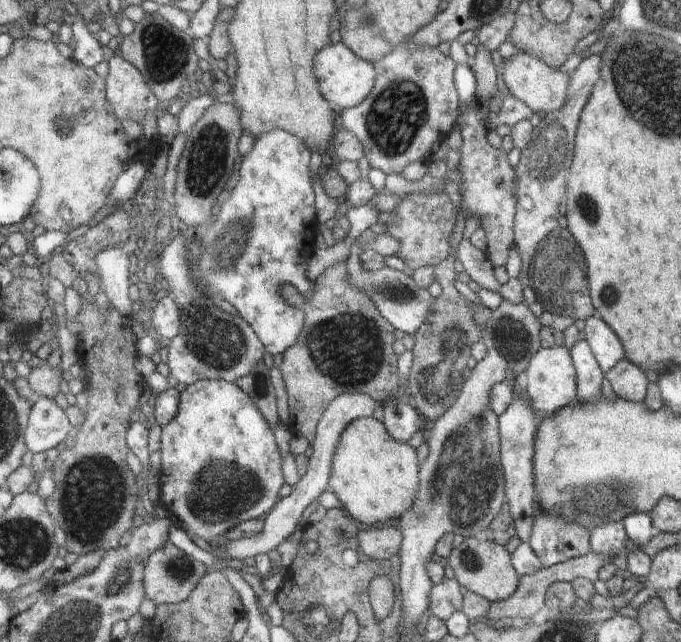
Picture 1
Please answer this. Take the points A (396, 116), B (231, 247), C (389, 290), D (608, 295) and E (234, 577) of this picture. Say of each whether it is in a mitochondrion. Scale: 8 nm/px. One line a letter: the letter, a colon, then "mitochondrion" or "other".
A: mitochondrion
B: mitochondrion
C: mitochondrion
D: mitochondrion
E: other

